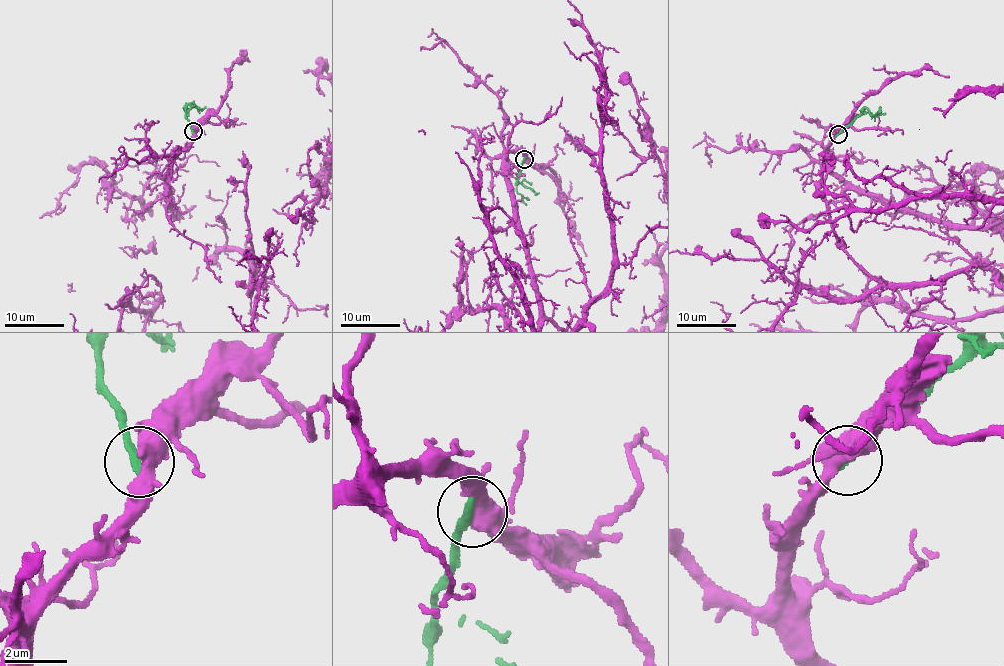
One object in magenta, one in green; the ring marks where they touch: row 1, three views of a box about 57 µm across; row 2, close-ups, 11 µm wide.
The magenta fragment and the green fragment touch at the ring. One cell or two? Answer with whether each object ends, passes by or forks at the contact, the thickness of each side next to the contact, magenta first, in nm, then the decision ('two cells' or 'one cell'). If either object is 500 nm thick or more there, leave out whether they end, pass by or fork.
calibres 600 and 320 nm; one cell

